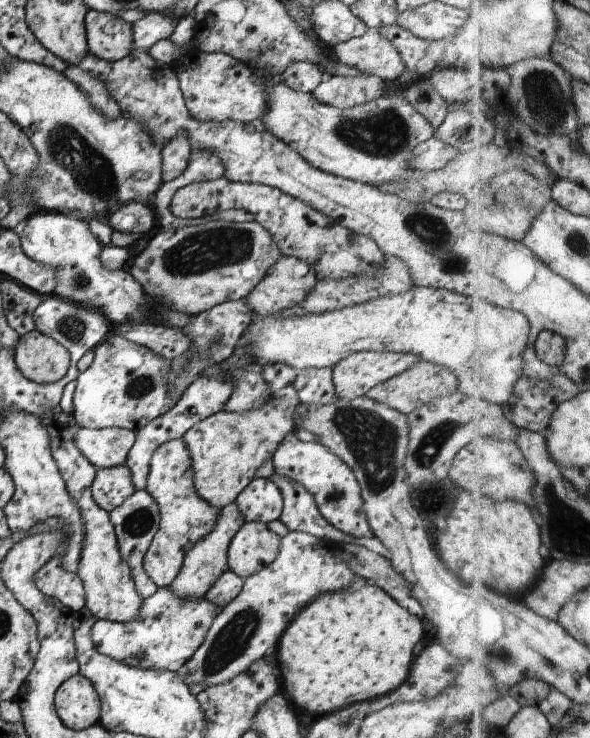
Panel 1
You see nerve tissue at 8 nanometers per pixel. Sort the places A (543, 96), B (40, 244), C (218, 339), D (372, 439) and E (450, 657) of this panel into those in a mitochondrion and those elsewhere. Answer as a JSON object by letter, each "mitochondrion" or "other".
{"A":"mitochondrion","B":"other","C":"mitochondrion","D":"mitochondrion","E":"other"}

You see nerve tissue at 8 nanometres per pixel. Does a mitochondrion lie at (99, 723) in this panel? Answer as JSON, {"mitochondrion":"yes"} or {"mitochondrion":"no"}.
{"mitochondrion":"no"}

